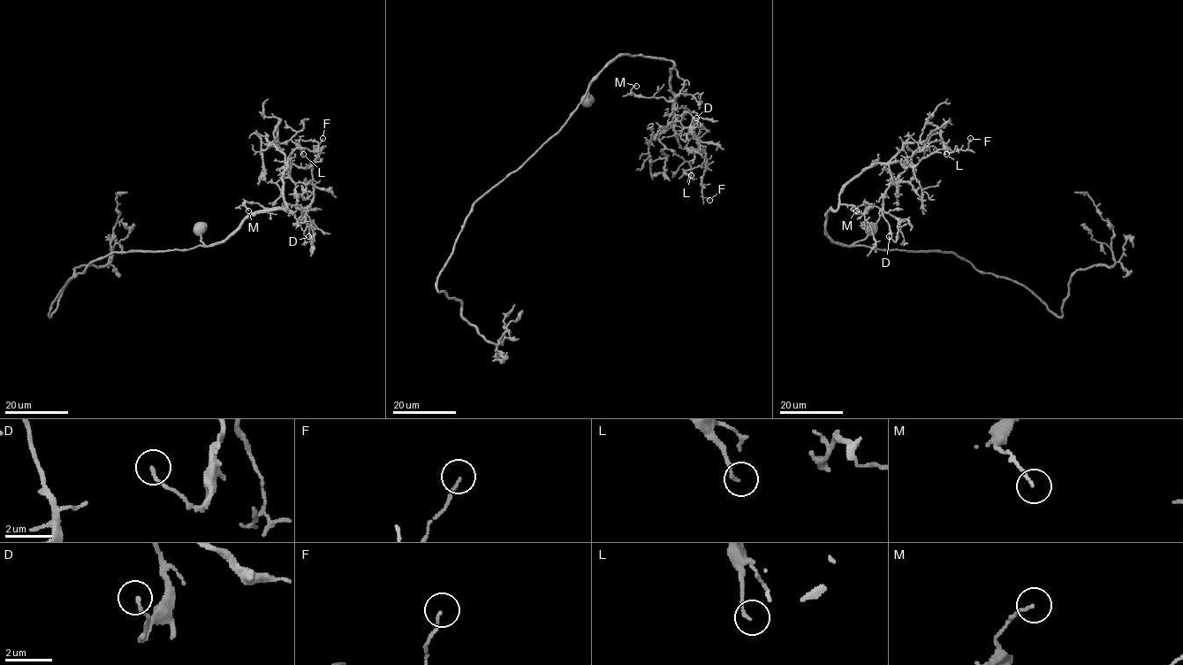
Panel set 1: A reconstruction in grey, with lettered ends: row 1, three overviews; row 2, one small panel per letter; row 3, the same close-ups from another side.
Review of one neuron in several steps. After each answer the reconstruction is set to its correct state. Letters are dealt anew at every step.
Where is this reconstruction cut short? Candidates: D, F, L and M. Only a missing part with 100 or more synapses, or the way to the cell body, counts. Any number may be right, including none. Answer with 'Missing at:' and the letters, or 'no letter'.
Missing at: no letter

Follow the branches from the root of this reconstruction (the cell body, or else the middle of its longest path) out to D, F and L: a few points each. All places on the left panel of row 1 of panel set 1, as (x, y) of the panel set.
D: (199, 228), (200, 240), (214, 245), (250, 215), (286, 210), (283, 174), (288, 163), (308, 236)
F: (199, 228), (200, 240), (214, 245), (250, 215), (286, 210), (286, 162), (307, 168), (322, 138)
L: (199, 228), (200, 240), (214, 245), (250, 215), (286, 210), (287, 159), (318, 143), (298, 140), (303, 154)

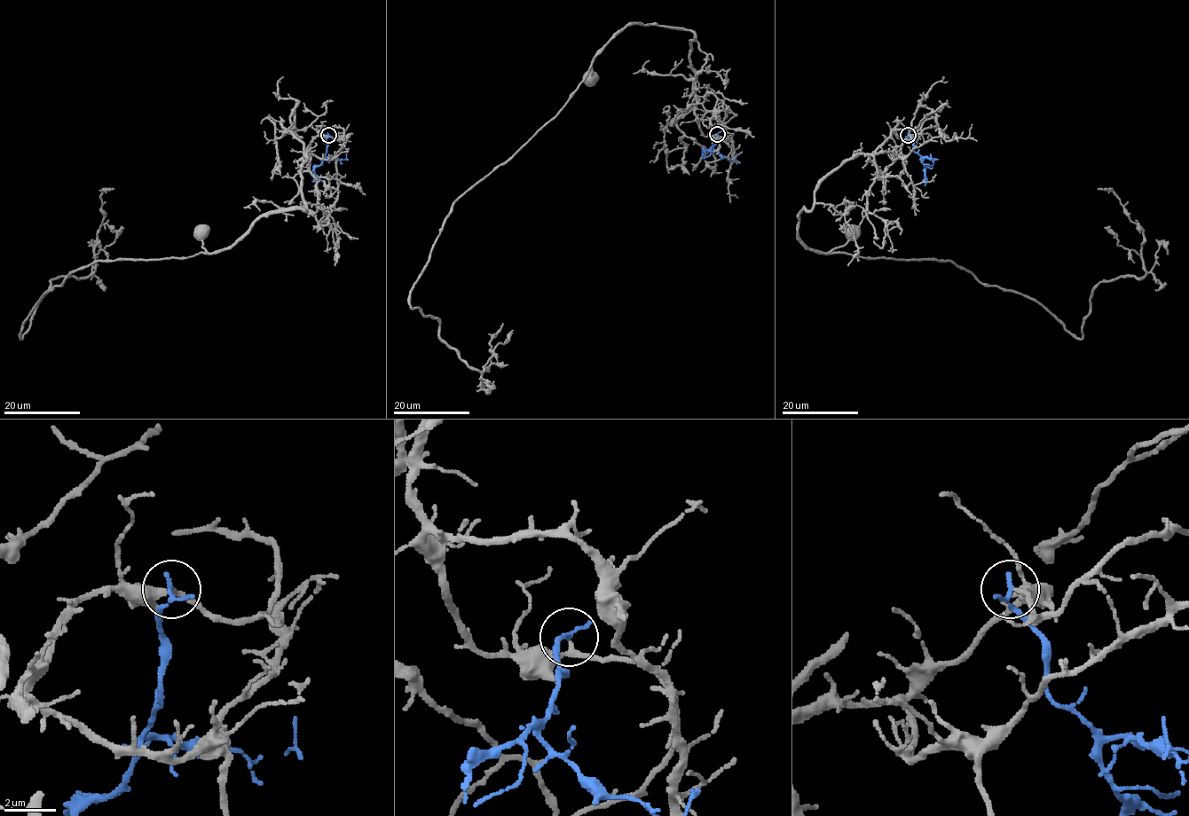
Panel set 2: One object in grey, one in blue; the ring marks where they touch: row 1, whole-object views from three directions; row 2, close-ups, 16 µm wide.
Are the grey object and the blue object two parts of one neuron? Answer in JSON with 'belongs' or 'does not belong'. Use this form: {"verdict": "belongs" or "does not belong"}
{"verdict": "belongs"}

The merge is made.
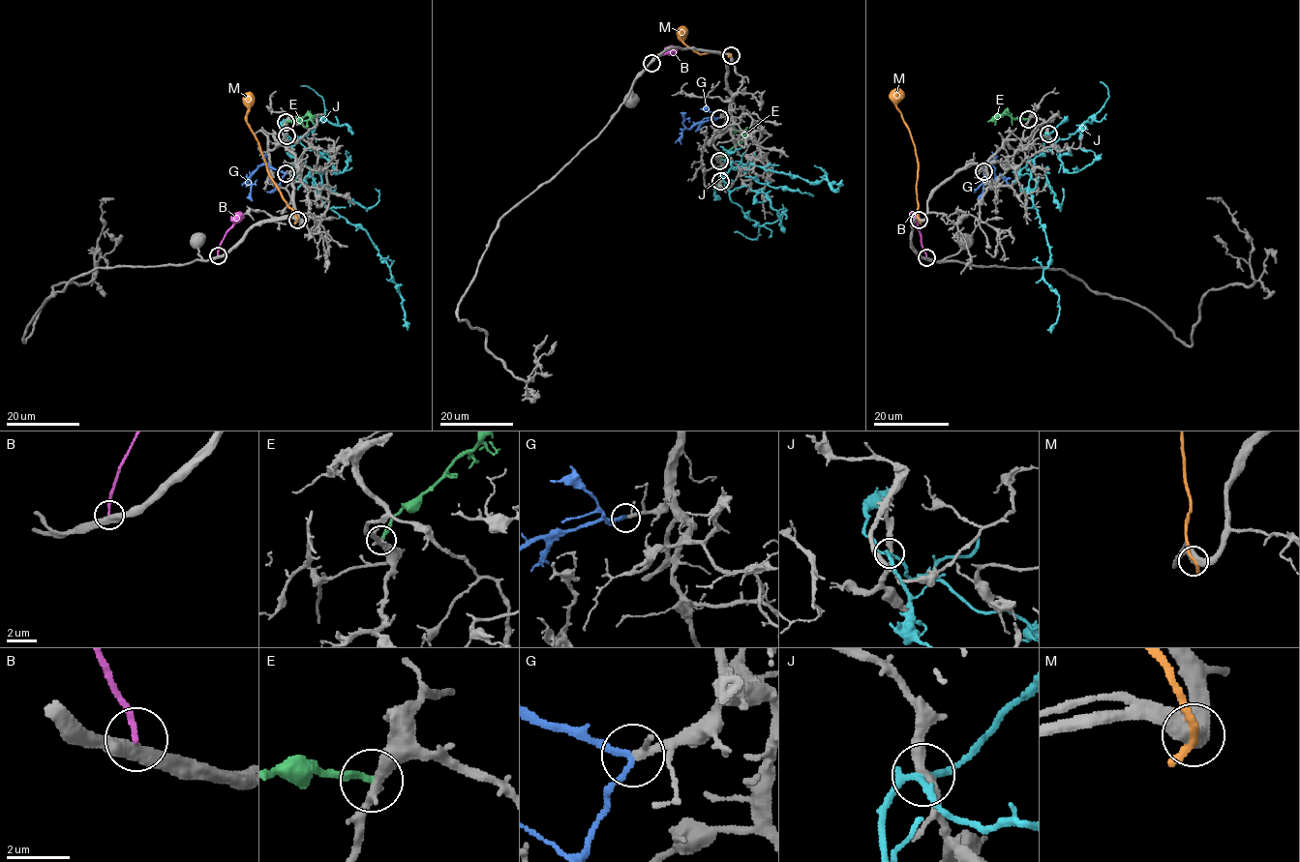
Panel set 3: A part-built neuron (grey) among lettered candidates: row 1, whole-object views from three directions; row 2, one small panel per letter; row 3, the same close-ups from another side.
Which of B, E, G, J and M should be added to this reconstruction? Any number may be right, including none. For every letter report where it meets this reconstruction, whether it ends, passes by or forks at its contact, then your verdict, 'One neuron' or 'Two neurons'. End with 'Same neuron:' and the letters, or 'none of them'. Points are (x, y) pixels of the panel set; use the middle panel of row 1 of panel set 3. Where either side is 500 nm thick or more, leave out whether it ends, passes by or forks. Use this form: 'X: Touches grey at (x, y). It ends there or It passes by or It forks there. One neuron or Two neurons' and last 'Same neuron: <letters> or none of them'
B: Touches grey at (651, 63). It ends there. Two neurons
E: Touches grey at (719, 161). It ends there. Two neurons
G: Touches grey at (719, 118). It passes by. One neuron
J: Touches grey at (720, 181). It forks there. Two neurons
M: Touches grey at (731, 55). It passes by. Two neurons
Same neuron: G

